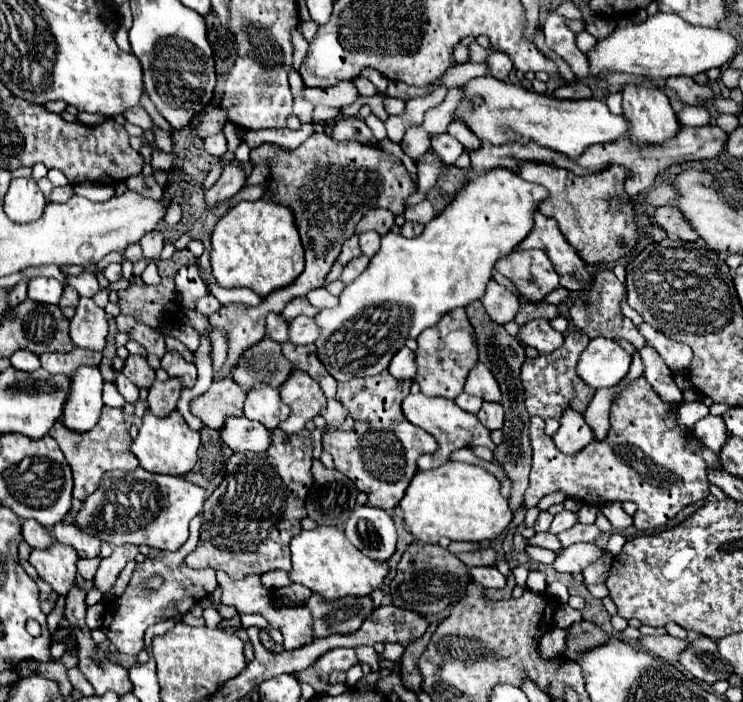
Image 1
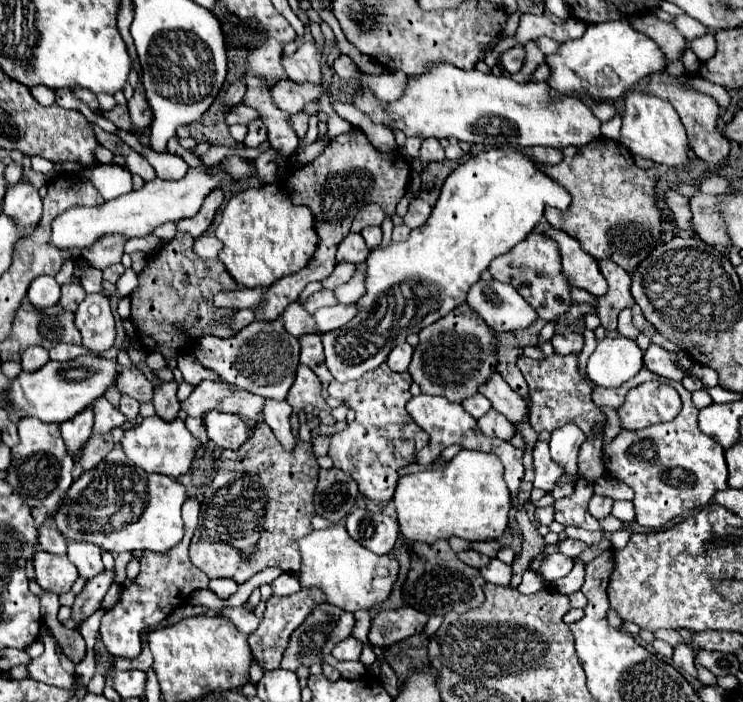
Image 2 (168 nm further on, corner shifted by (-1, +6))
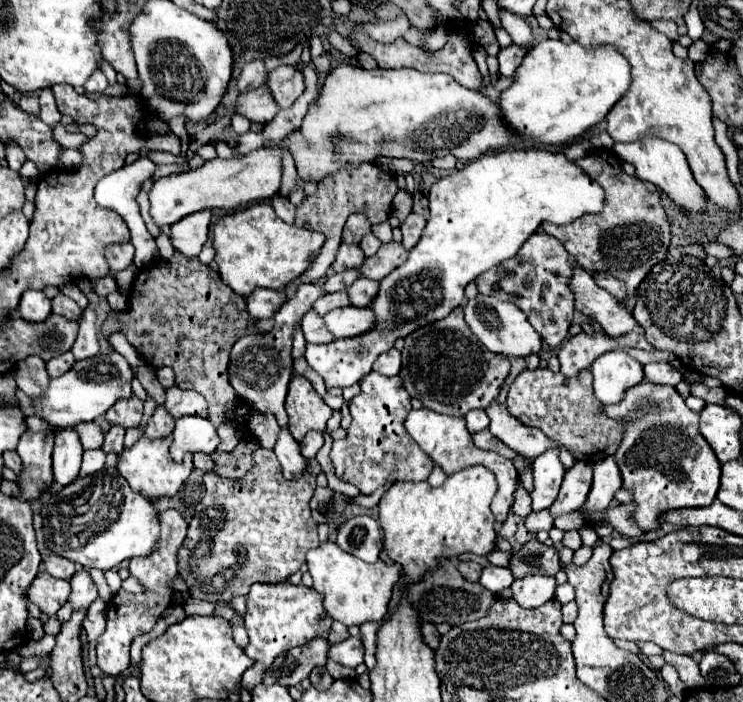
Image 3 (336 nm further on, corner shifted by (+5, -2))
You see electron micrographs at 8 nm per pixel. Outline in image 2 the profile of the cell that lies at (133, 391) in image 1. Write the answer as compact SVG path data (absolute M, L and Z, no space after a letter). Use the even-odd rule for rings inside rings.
M122 397L118 409L120 409L120 413L126 415L126 421L130 421L130 423L136 421L136 417L138 417L138 401L134 401L132 397Z

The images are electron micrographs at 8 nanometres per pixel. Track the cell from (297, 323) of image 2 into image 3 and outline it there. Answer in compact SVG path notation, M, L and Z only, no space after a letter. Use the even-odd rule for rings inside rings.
M308 311L302 319L302 329L304 329L304 337L308 343L328 343L332 341L332 333L326 329L322 317L316 311Z

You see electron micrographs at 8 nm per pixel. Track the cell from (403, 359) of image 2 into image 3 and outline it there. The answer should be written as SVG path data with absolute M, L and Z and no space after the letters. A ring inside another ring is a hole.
M390 349L388 353L382 353L382 355L376 359L372 371L380 373L380 375L386 375L386 377L398 375L398 373L400 373L400 353L398 353L396 349Z

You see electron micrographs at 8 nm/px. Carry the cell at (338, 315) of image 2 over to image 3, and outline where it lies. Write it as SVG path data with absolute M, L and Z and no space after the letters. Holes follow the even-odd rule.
M354 305L334 309L322 319L334 337L356 337L374 325L374 313L368 307L360 309Z

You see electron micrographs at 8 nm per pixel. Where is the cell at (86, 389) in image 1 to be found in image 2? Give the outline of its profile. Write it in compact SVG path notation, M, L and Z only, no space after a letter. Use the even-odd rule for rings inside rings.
M86 409L86 413L80 413L78 417L74 417L74 421L64 421L60 425L62 439L66 445L66 451L72 455L72 459L78 459L80 449L86 445L86 441L92 435L94 423L94 413L92 409Z

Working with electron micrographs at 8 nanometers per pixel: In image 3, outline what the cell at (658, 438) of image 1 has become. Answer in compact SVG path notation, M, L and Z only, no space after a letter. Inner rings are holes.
M642 379L642 383L624 393L620 403L602 407L602 413L613 419L622 419L636 409L642 397L654 399L658 403L658 411L644 415L634 425L628 425L626 437L614 457L622 473L622 487L632 491L634 497L636 509L632 517L638 527L648 533L662 525L660 517L668 511L712 505L720 487L720 461L698 433L698 413L690 411L678 391L670 385L656 385Z

